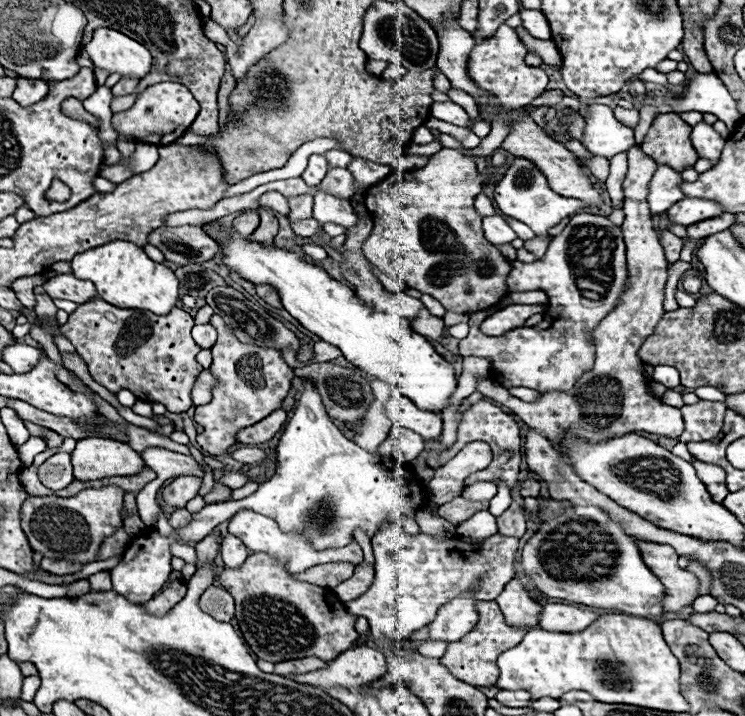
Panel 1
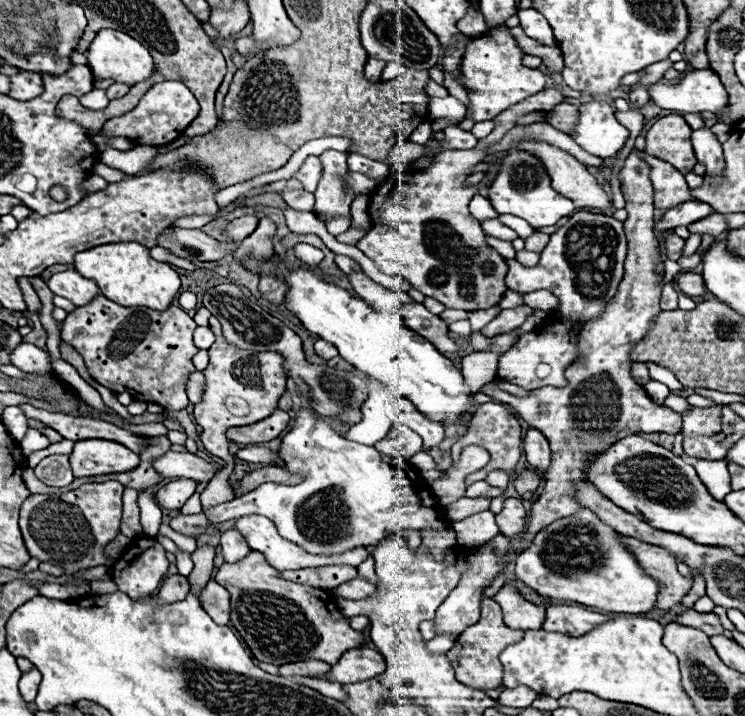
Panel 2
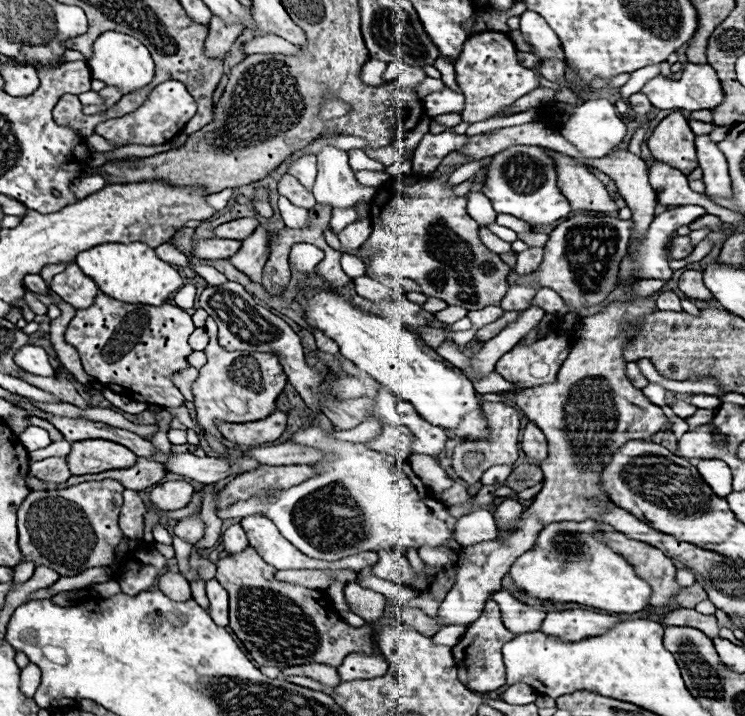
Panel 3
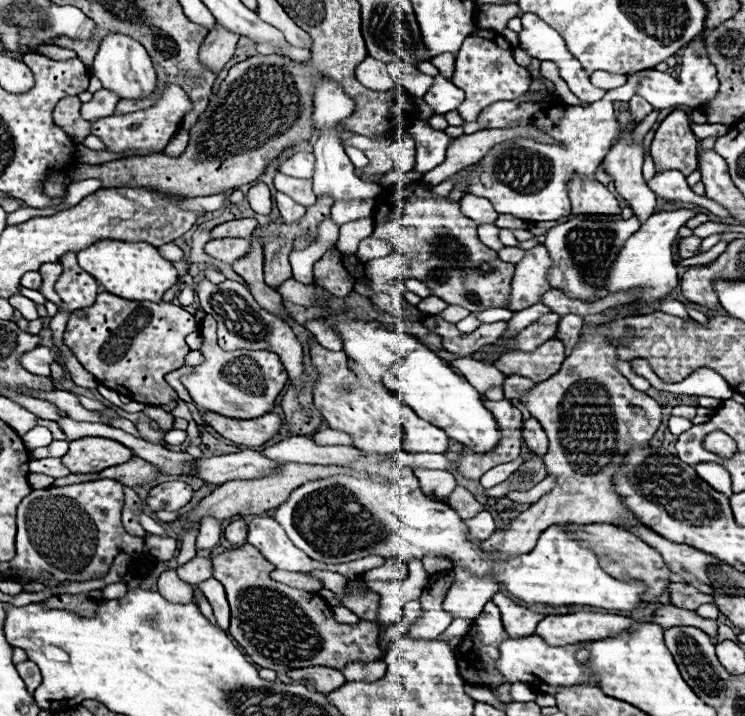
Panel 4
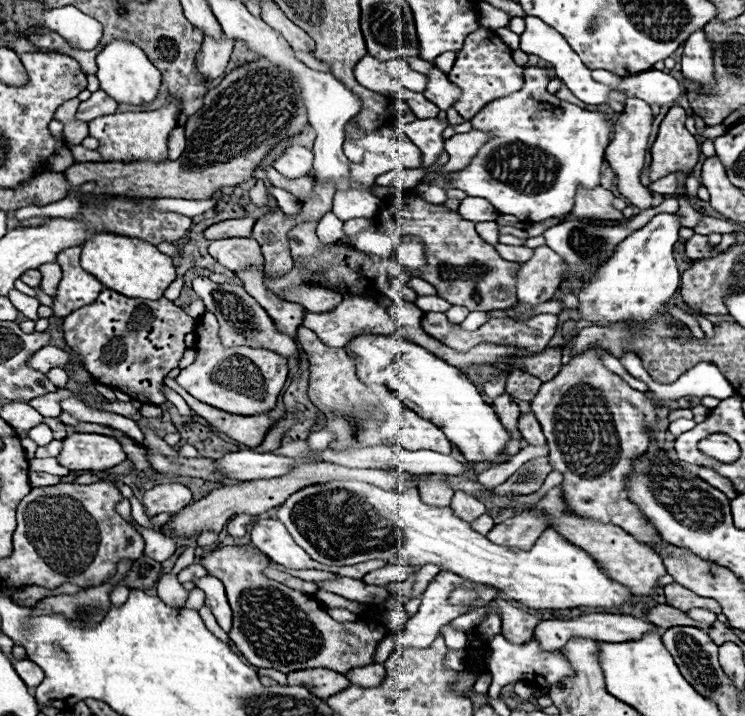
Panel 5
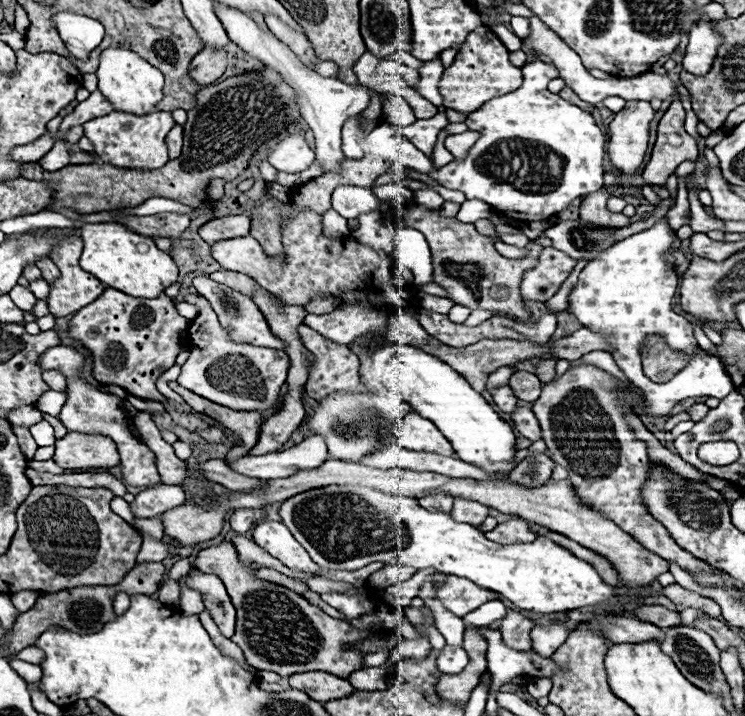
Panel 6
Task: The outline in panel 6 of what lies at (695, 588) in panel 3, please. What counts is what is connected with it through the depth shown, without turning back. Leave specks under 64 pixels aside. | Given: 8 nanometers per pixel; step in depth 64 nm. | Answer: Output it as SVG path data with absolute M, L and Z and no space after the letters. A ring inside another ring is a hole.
M680 584L666 586L666 588L664 588L664 594L676 604L678 612L682 612L684 608L700 608L700 610L706 610L708 615L712 617L721 615L721 608L714 600L686 590L686 588L682 588Z

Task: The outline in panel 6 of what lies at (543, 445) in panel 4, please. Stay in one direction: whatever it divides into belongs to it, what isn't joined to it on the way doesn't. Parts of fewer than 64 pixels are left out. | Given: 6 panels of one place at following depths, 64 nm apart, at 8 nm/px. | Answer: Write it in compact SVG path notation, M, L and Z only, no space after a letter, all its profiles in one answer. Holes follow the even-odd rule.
M518 406L514 412L512 412L512 422L516 426L516 430L528 438L528 440L540 440L540 426L538 426L538 420L534 416L534 412L530 408L522 408Z

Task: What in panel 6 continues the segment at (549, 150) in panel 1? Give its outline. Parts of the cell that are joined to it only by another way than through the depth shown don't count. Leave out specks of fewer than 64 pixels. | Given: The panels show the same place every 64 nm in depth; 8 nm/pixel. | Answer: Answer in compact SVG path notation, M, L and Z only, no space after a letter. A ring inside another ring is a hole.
M598 190L592 194L586 194L580 206L580 220L586 222L588 226L596 228L610 228L610 230L620 230L630 226L630 218L624 214L614 214L606 210L606 200L610 198L610 192Z

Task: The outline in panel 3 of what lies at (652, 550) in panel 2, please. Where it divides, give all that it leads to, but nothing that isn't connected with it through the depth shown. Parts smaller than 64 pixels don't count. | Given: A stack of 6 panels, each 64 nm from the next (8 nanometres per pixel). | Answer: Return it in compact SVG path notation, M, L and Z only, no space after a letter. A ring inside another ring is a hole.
M600 524L596 536L598 536L598 540L604 540L604 544L606 544L608 548L612 548L612 550L618 552L620 556L624 556L626 562L634 568L634 572L636 572L638 576L642 576L642 580L646 580L646 582L652 586L650 606L666 606L666 604L670 602L670 598L676 596L678 588L682 588L682 586L676 582L676 568L674 568L674 564L672 564L658 548L652 548L650 544L632 540L632 538L628 538L626 534L616 532L616 530L614 530L612 526L608 526L608 524Z

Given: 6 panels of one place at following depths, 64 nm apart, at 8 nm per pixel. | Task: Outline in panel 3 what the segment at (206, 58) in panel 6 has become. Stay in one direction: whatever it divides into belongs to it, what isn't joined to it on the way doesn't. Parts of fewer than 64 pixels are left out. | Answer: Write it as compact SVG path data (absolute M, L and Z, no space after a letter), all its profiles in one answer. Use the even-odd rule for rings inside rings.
M212 16L210 22L210 32L204 44L204 54L208 58L218 58L224 60L226 54L230 52L234 40L242 34L242 26L228 26L222 22L222 18Z

